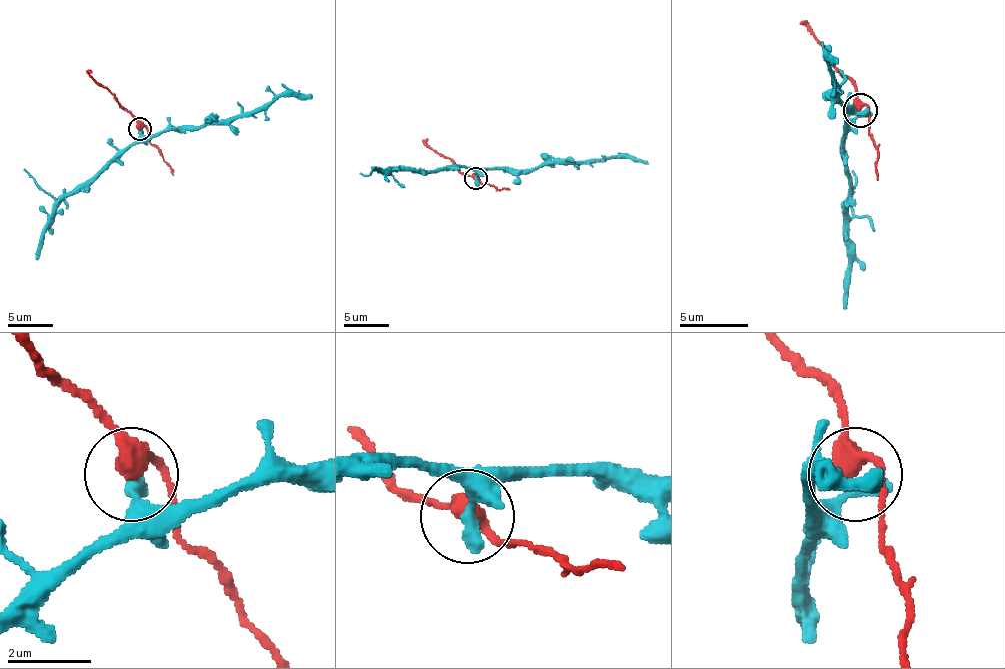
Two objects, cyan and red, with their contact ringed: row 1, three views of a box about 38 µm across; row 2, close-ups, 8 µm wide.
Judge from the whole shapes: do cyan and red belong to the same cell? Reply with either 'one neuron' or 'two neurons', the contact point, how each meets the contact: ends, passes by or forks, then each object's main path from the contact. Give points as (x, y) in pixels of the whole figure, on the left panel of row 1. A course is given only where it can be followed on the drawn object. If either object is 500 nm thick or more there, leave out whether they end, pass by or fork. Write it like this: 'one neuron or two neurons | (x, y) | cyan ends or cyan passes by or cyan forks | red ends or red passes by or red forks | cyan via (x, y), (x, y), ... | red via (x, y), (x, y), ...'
one neuron | (139, 129) | cyan ends | red passes by | cyan via (139, 129), (146, 136), (159, 136), (170, 129), (200, 129), (213, 122), (254, 116), (283, 95), (312, 98) | red via (139, 129), (139, 122), (101, 86), (89, 71)

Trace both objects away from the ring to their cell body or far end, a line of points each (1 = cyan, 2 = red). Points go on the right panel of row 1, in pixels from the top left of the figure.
1: (861, 111), (847, 121), (847, 111), (837, 100), (827, 59), (837, 63)
2: (861, 111), (854, 83), (799, 21)

